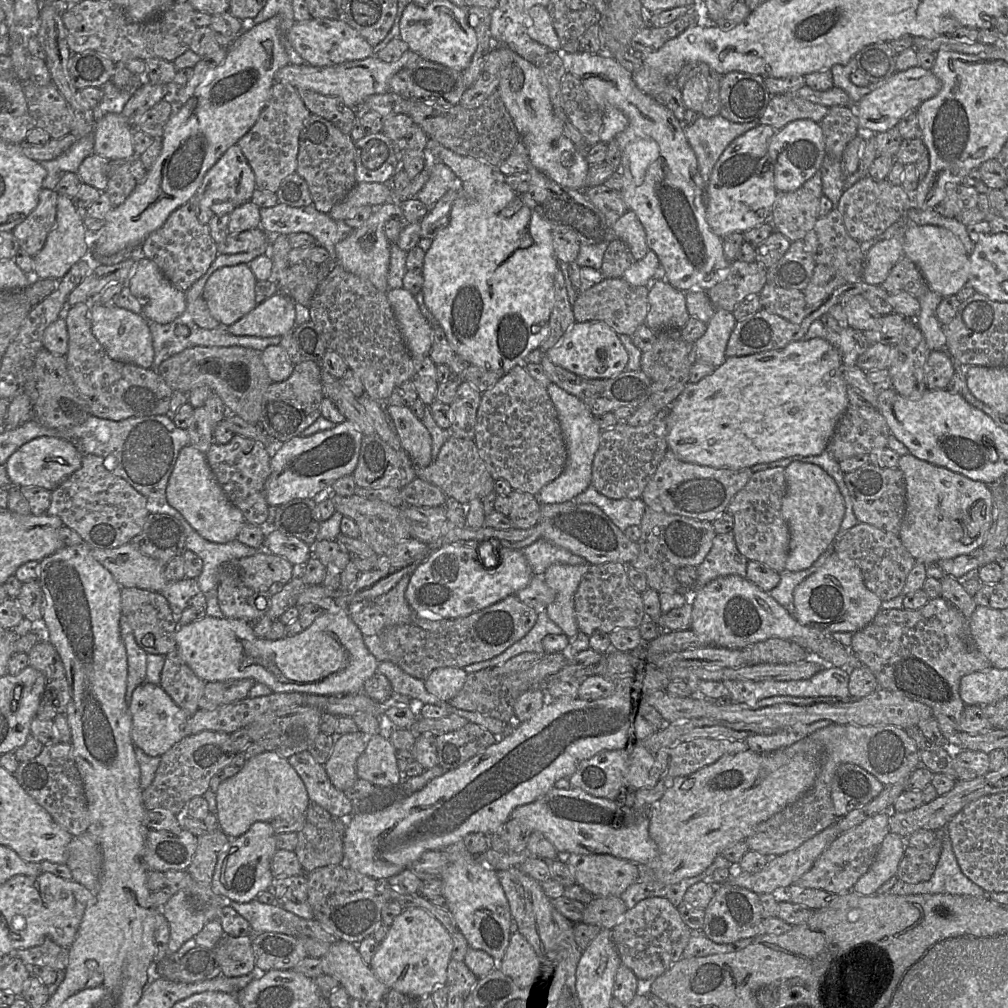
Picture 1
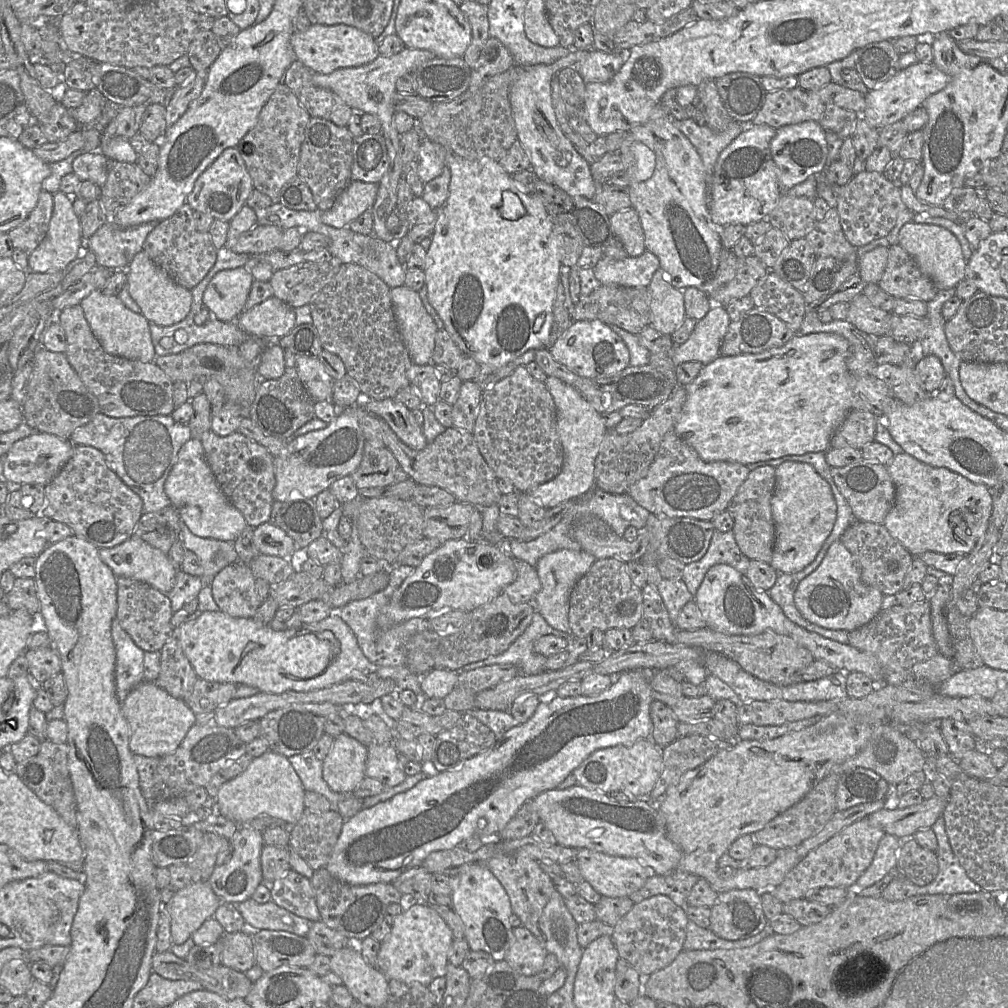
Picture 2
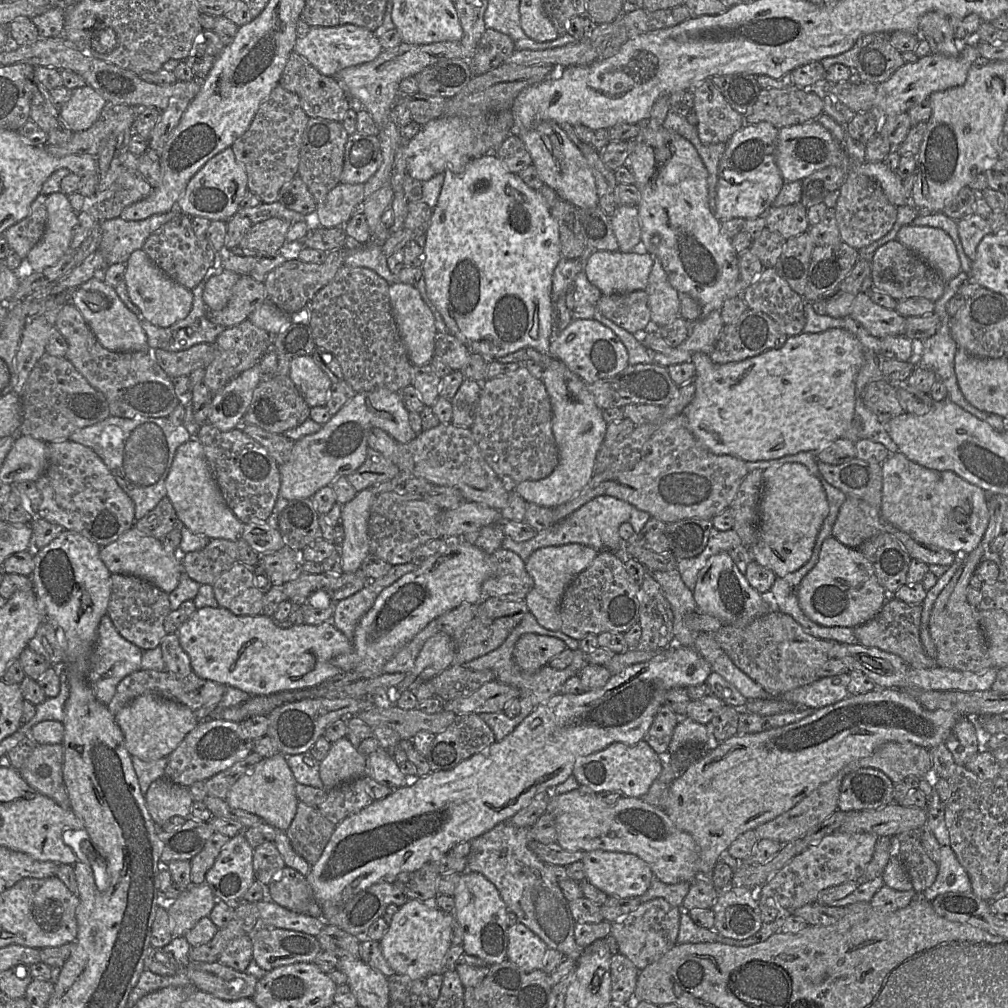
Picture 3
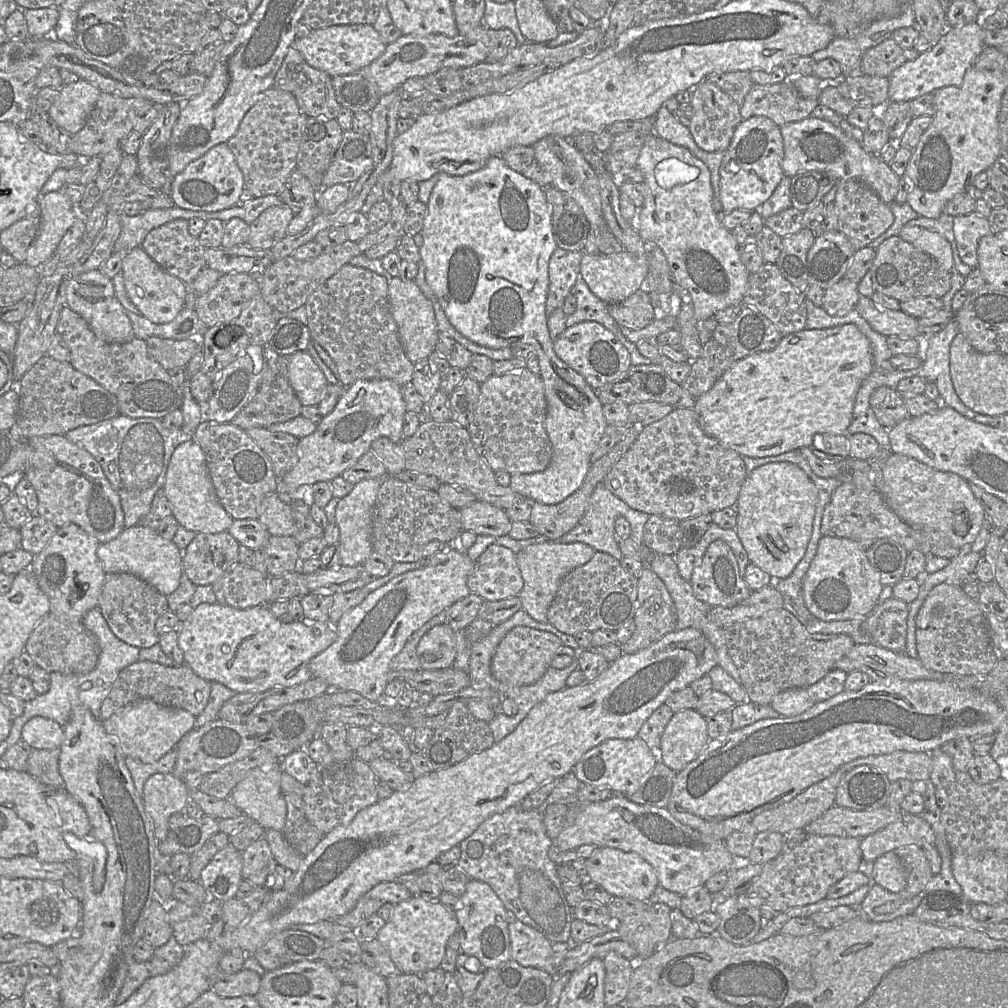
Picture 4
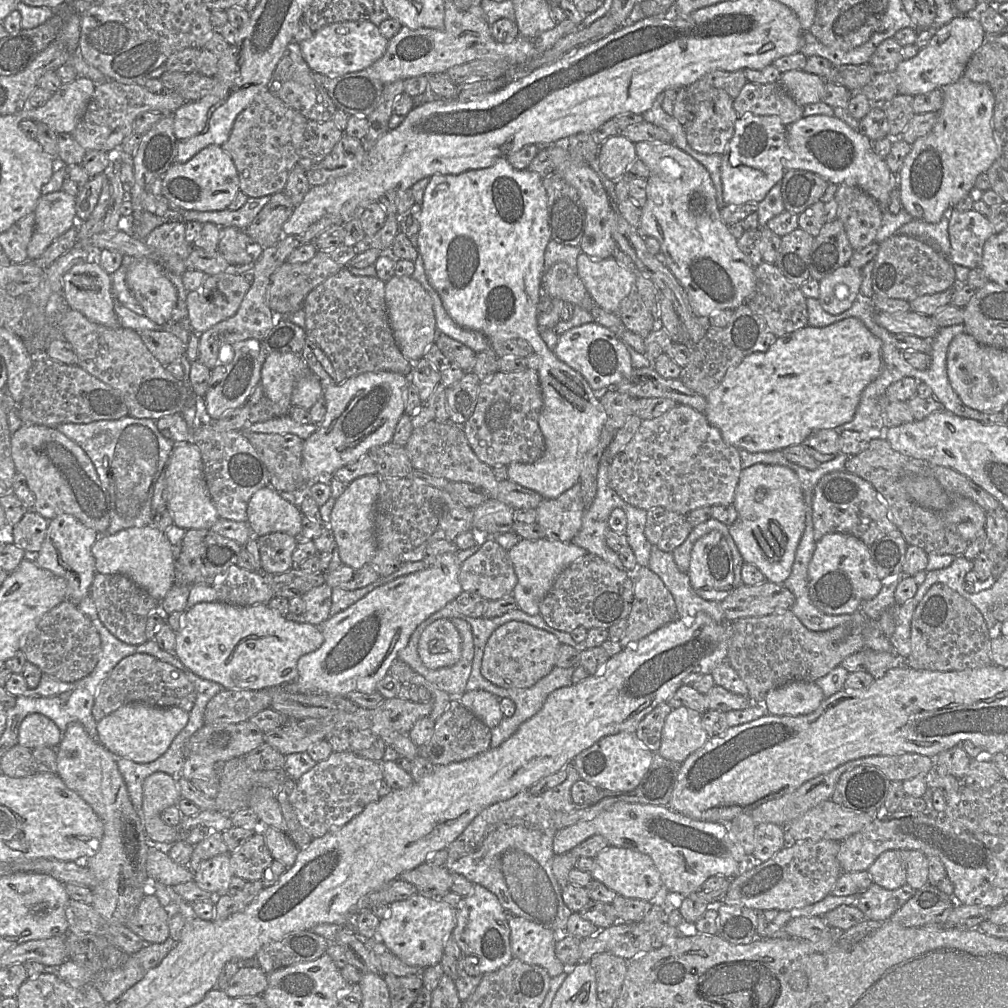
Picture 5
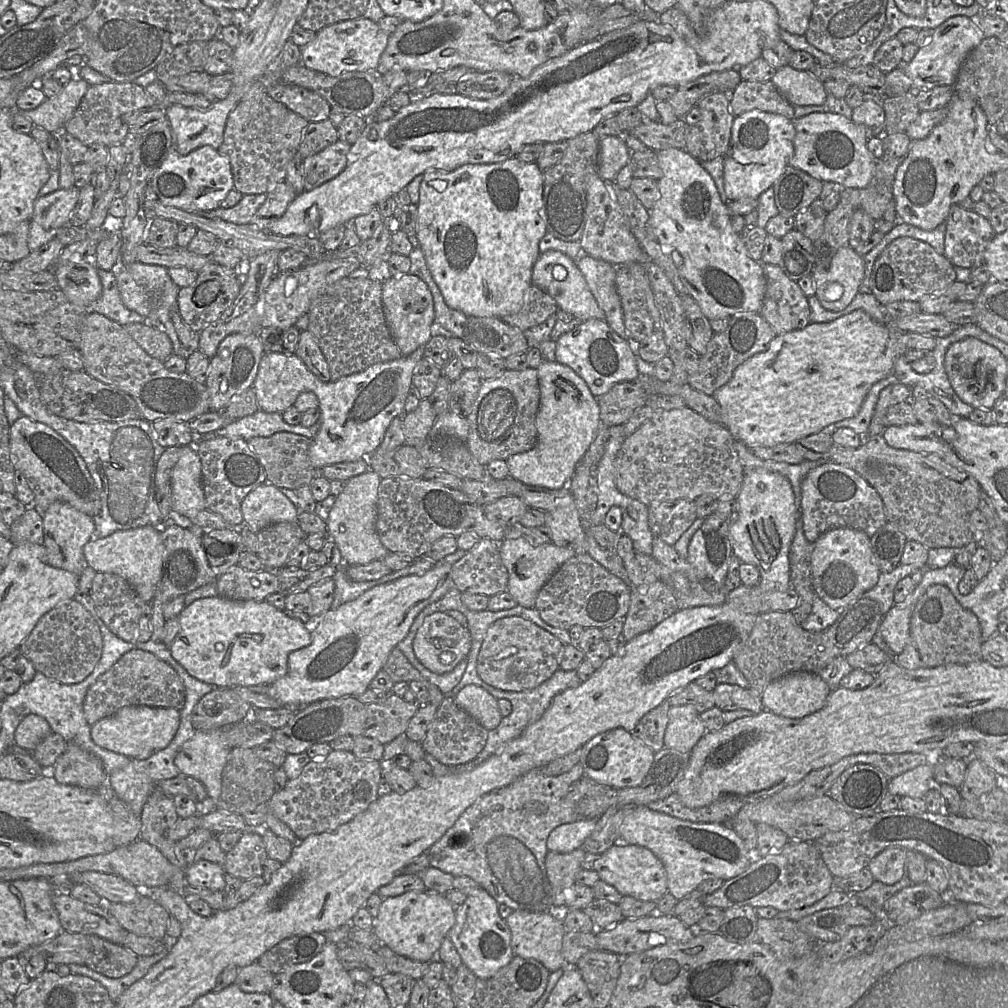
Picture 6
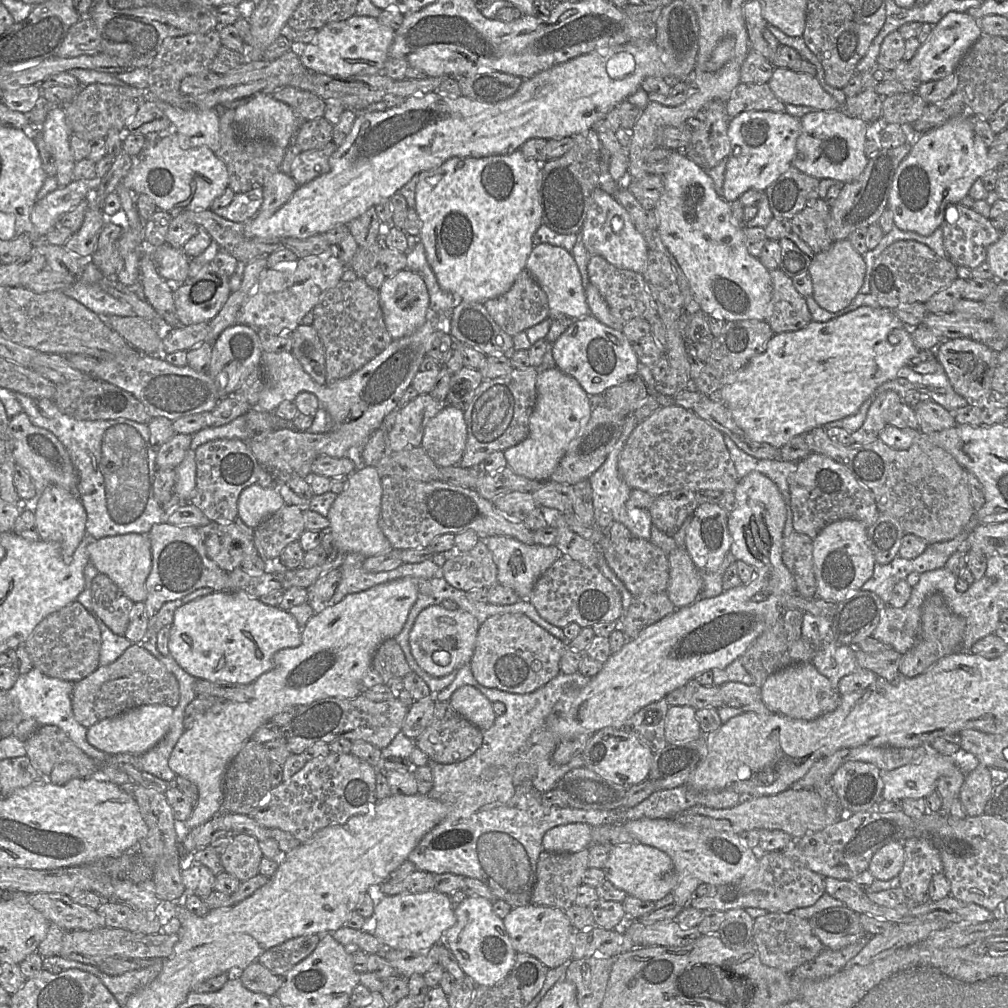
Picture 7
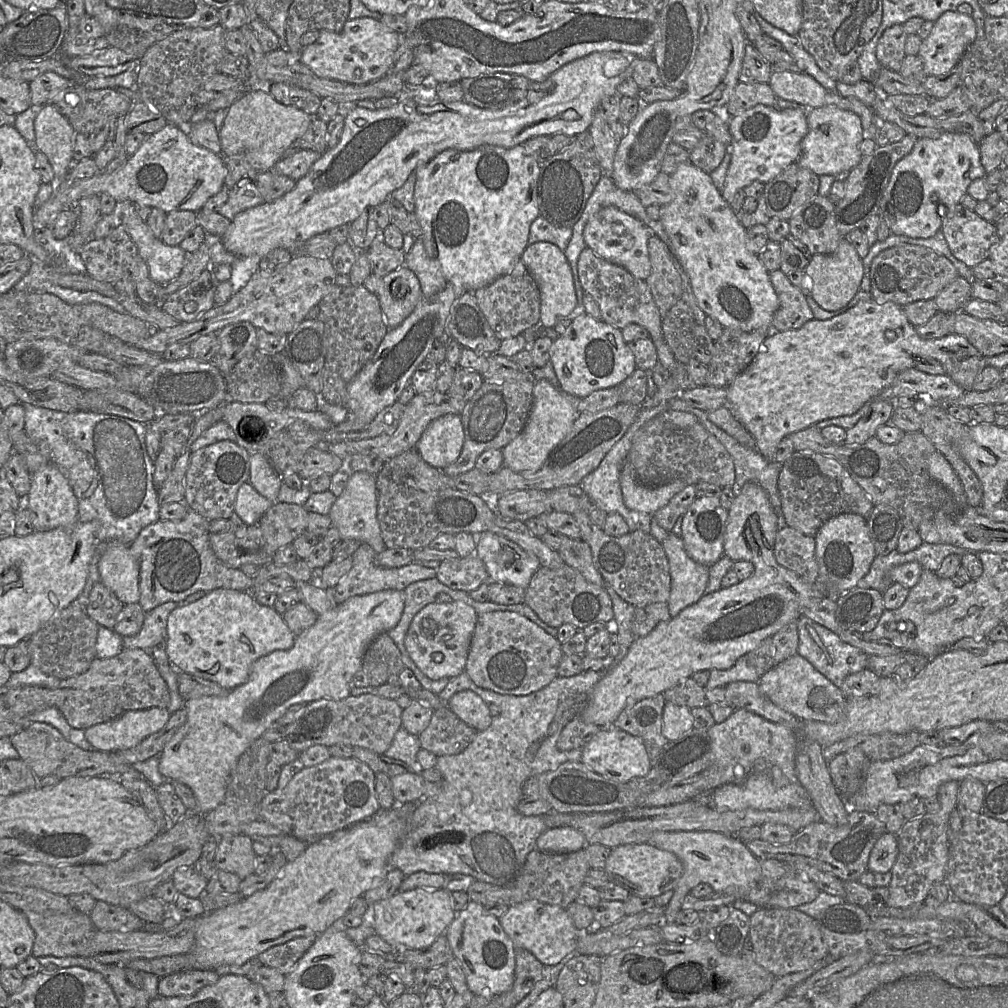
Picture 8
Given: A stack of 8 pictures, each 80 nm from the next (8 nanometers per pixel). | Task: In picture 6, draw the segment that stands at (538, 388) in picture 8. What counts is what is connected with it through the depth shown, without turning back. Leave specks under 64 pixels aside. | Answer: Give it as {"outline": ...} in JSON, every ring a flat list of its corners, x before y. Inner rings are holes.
{"outline":[[542,359,537,378,540,391,535,417,537,442,529,451,511,455,506,463,509,477,526,485,560,489,567,486,576,466,589,449,601,425,598,398,571,368]]}

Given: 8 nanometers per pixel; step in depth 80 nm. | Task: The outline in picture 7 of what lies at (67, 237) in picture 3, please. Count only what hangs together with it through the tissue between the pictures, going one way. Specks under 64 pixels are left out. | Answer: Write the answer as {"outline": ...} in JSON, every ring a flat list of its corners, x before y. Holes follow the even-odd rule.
{"outline":[[97,176,93,179,72,181,67,186,59,187,43,199,37,200,31,212,31,223,37,236,39,238,44,237,56,225,63,214,75,208,88,196,91,188,98,187,100,183,101,178]]}

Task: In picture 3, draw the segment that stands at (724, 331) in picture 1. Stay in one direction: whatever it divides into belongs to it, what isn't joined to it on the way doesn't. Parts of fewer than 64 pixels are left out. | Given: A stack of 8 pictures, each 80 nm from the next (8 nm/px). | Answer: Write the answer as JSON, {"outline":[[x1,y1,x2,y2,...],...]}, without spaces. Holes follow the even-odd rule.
{"outline":[[714,310,705,318,692,323,687,339,675,347,671,354,659,353,651,349,647,349,647,353,654,363,666,368,670,365,690,362,693,354,697,352,707,355,711,353,723,326,720,310]]}

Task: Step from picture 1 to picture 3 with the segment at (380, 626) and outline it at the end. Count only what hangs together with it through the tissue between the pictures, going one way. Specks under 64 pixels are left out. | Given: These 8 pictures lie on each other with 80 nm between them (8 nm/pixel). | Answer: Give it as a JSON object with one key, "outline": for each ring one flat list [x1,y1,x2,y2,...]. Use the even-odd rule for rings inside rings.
{"outline":[[411,562,394,565,381,578,368,580,361,590,335,603,331,622,352,641,357,624,371,609,378,595,403,575,415,571,417,568]]}

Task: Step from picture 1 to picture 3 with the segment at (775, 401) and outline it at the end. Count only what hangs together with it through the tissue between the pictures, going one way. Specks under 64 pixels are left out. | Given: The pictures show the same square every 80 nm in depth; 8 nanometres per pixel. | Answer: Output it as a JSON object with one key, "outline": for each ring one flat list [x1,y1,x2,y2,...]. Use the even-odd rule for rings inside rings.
{"outline":[[841,328,829,329,820,333,803,332,799,335,788,337,785,344,779,349,770,349,757,356,723,365,715,364,711,361,709,355,697,352,691,358,691,362,696,369,694,377,696,391,693,400,685,411,688,427,697,441,711,453,731,455,744,462,777,459,803,451,820,452,831,442,841,438,852,423,855,407,855,377,862,365,862,359,863,353,859,340,852,333]]}

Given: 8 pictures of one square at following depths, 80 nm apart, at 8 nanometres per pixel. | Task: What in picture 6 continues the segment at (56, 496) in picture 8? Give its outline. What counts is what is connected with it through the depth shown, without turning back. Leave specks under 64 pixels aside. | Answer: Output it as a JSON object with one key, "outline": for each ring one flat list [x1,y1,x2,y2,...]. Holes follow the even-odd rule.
{"outline":[[56,501,52,503,43,514,43,530,45,562,53,567,64,569,80,576,85,568,89,566,85,559,83,549,84,546,94,537,95,525,93,519,67,503]]}

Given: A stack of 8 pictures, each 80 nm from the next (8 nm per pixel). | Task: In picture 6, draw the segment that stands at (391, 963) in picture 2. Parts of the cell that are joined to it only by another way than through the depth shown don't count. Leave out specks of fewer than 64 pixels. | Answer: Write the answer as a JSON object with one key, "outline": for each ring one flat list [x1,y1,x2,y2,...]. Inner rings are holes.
{"outline":[[408,891,399,896,383,898,374,918,372,931,380,944,395,953,416,961,437,959,441,942,456,922,455,910,445,895,427,891]]}

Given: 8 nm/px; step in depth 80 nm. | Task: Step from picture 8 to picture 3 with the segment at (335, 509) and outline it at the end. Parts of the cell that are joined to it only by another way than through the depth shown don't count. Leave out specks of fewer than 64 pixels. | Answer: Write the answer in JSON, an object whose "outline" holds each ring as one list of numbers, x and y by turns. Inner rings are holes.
{"outline":[[370,488,357,492,356,496,341,508,340,523,344,527,344,540,339,546,342,570,345,573,351,573,361,568,362,562,370,554,370,543,368,537,368,521,370,517,371,506,376,495]]}

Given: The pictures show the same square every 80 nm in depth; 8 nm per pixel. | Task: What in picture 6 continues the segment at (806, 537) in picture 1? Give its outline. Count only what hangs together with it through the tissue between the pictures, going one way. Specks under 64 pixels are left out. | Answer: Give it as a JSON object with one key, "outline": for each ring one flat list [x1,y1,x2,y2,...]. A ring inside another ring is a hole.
{"outline":[[756,468,744,474,736,500,737,513,729,522,732,553,741,562,758,568,760,589,788,589,791,587,789,553,797,521,797,508,790,481,778,472]]}

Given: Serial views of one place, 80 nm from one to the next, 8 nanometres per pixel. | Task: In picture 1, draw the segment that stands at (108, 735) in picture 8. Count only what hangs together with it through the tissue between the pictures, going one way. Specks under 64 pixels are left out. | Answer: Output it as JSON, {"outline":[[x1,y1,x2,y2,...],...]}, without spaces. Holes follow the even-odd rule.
{"outline":[[143,682,133,691,128,705,132,718,131,738,133,744,147,755,161,757,187,736,186,724,190,716,174,702,160,685]]}

